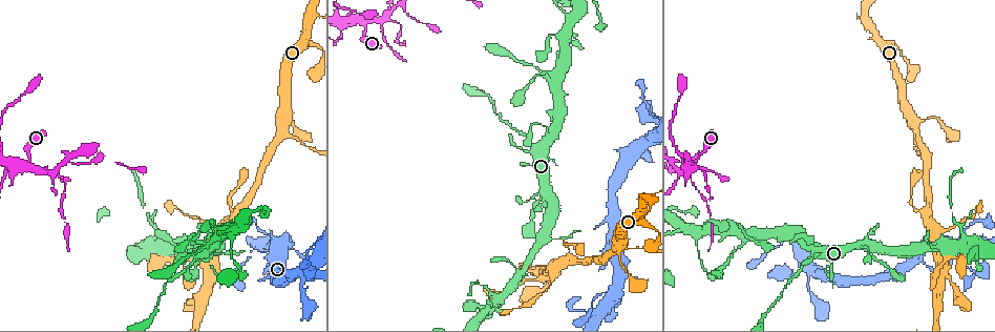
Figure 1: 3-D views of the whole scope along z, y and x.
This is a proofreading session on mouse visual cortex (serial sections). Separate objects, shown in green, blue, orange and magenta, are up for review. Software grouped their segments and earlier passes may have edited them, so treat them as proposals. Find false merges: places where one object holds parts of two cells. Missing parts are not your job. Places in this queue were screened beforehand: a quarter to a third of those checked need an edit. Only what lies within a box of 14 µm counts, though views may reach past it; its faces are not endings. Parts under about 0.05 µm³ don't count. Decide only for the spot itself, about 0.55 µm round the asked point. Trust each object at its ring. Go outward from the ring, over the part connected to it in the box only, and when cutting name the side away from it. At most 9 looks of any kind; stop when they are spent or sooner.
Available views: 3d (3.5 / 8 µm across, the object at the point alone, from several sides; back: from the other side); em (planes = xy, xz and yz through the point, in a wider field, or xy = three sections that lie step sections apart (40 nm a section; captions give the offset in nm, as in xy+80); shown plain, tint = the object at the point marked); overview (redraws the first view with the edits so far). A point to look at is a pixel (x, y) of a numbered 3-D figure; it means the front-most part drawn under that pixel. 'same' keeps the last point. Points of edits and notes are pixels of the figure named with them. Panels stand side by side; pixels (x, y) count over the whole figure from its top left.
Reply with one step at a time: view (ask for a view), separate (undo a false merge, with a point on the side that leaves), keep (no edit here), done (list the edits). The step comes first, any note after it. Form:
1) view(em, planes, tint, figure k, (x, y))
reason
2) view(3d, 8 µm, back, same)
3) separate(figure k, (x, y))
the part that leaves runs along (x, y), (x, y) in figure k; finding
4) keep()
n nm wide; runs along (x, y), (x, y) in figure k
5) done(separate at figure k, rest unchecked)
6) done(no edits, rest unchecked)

view(3d, 8 µm, figure 1, (532, 143))
calibre changes

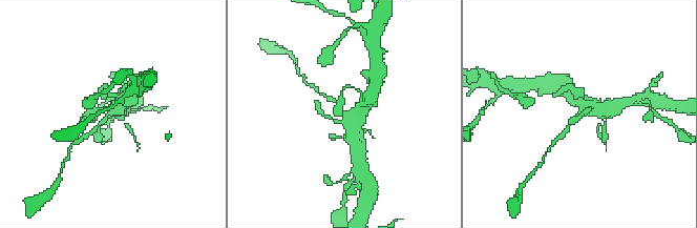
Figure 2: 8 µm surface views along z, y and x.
view(3d, 3.5 µm, figure 2, (344, 113))
zoom in

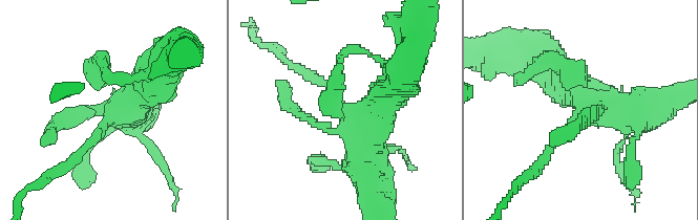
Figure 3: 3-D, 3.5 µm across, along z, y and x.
keep()
arms of 150, 500 nm; all the same cell

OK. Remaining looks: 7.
view(3d, 3.5 µm, figure 1, (45, 171))
four or more arms meet

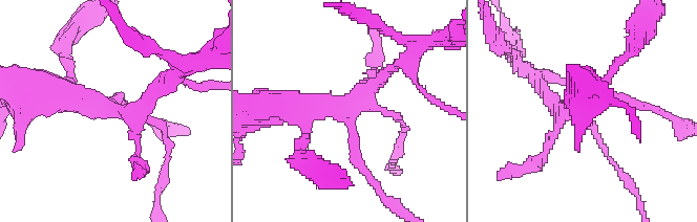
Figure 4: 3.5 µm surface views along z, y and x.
view(em, xy, step 5, tint, figure 4, (113, 112))
shape alone is not enough

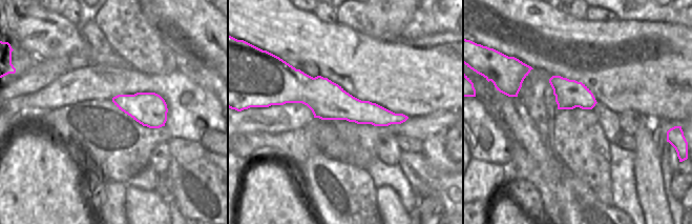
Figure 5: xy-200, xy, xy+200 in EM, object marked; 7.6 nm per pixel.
keep()
280 nm wide; runs along (305, 132), (312, 110), (347, 108), (399, 62) in figure 4; one cell here

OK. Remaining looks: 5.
view(3d, 8 µm, back, figure 1, (916, 123))
small branch off a trunk

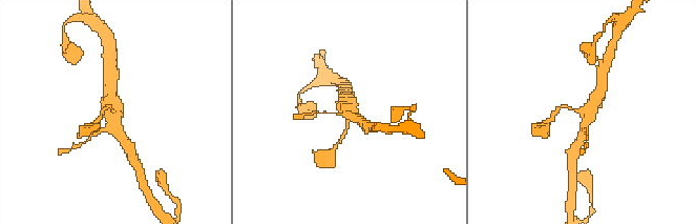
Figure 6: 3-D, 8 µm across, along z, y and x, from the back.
view(3d, 3.5 µm, figure 6, (115, 114))
closer look

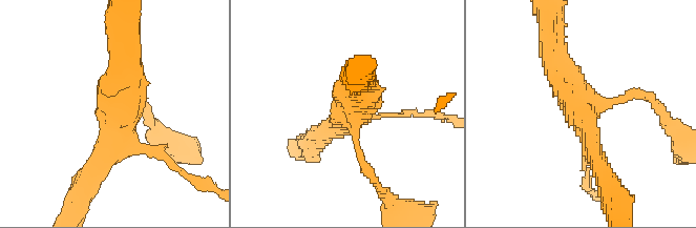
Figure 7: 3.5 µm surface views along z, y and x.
view(em, xy, step 1, tint, figure 7, (115, 111))
4 arms; arms of 100, 150, 300, 400 nm; shape alone is not enough

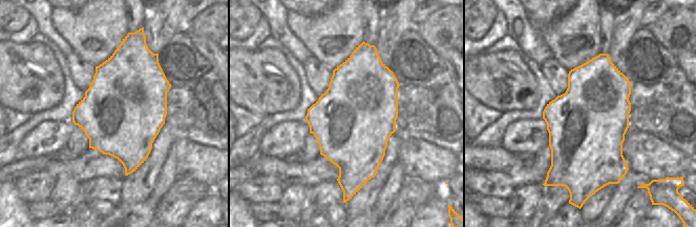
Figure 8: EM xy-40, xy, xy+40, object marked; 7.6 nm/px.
keep()
continuous, no second cell

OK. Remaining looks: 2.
view(3d, 3.5 µm, figure 1, (961, 229))
calibre changes

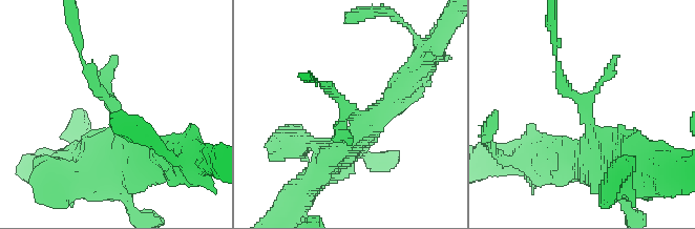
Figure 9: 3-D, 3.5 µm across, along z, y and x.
view(em, xy, step 2, tint, figure 9, (110, 109))
need the tissue

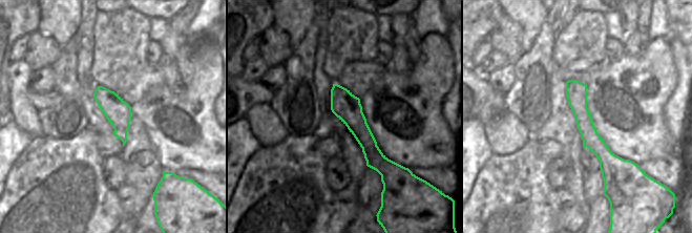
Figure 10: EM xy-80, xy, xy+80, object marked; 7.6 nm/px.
keep()
runs along (151, 155), (122, 129), (80, 55) in figure 9; one cell here

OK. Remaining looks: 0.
done(no edits, rest unchecked)

